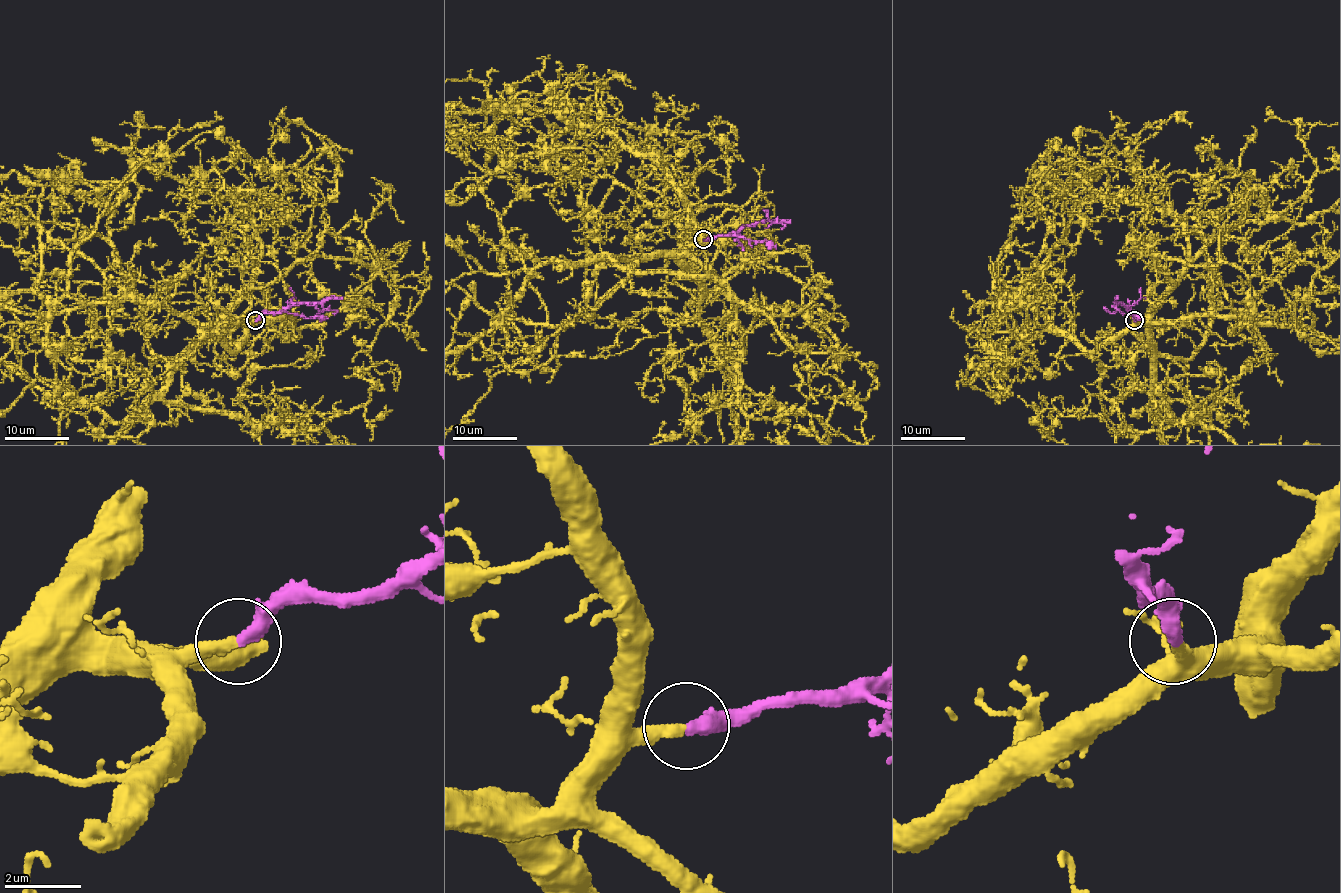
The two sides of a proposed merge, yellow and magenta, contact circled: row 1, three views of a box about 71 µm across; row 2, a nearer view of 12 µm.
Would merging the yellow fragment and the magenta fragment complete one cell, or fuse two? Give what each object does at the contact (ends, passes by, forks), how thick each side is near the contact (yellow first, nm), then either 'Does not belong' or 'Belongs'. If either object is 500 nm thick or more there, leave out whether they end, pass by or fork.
At the ring yellow ends. At the ring magenta ends. Thickness 340 nm (yellow) against 400 nm. Belongs

